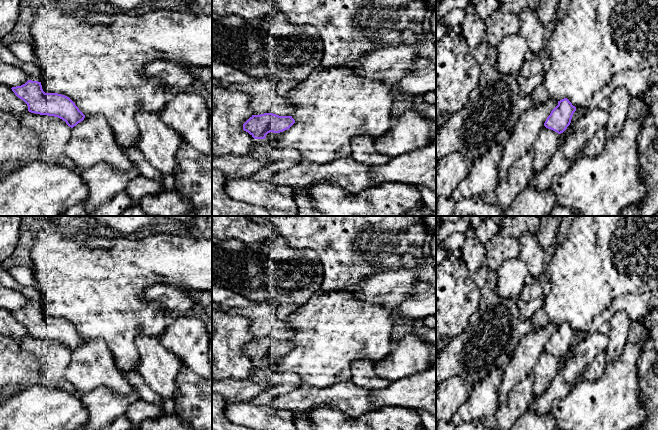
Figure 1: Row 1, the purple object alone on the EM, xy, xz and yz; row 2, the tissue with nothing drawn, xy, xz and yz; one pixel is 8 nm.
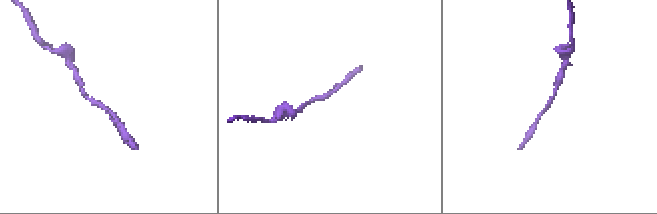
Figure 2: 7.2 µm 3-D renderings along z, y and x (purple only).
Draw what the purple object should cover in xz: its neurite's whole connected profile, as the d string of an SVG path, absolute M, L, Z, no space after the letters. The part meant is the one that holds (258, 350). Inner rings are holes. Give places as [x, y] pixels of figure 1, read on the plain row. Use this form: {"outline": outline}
{"outline": "M273 337L252 339L244 348L243 354L254 363L265 363L270 356L280 357L289 353L295 344L292 340L279 340Z"}

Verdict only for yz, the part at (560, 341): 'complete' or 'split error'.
complete

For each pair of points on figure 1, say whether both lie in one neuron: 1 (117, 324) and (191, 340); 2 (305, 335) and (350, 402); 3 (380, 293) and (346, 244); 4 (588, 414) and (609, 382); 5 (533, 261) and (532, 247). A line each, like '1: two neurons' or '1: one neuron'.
1: two neurons
2: two neurons
3: two neurons
4: one neuron
5: one neuron

